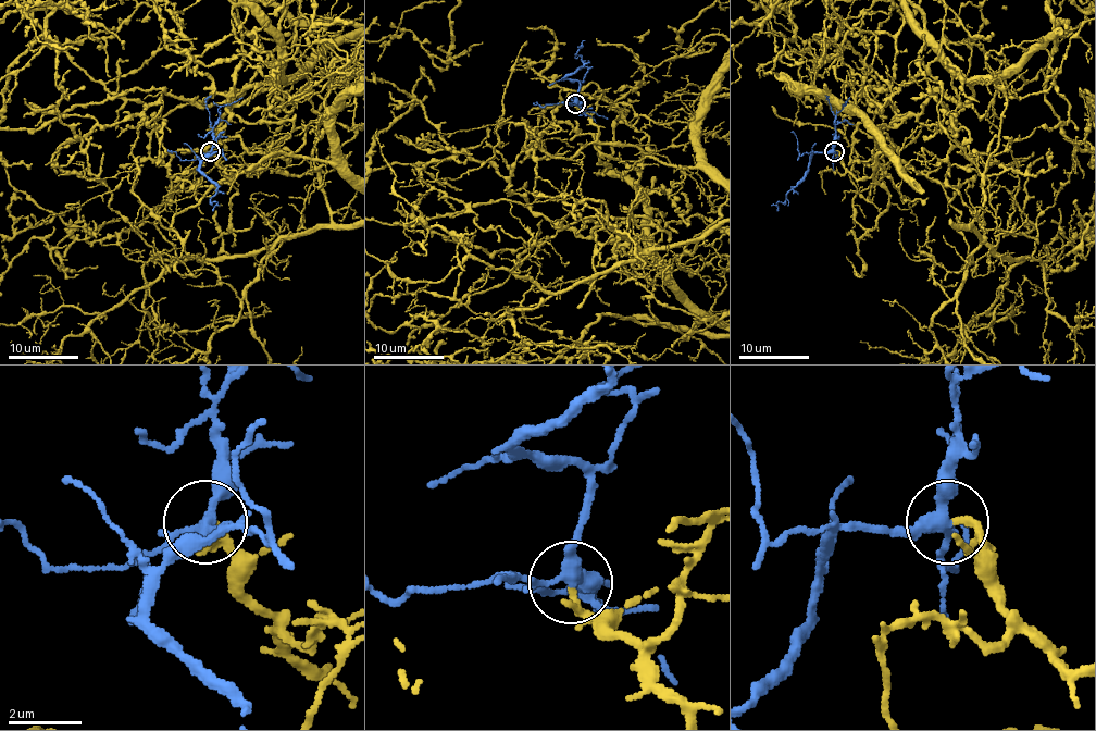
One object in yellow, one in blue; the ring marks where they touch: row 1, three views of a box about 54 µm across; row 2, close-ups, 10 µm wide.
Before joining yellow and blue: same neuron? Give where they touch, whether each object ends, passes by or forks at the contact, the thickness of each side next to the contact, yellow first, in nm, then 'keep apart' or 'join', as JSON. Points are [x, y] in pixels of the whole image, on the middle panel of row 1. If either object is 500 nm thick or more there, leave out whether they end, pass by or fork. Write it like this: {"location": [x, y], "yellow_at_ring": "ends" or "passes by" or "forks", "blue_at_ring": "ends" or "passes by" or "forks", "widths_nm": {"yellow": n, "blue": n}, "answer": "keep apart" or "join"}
{"location": [575, 103], "yellow_at_ring": "passes by", "blue_at_ring": "forks", "widths_nm": {"yellow": 150, "blue": 280}, "answer": "join"}

